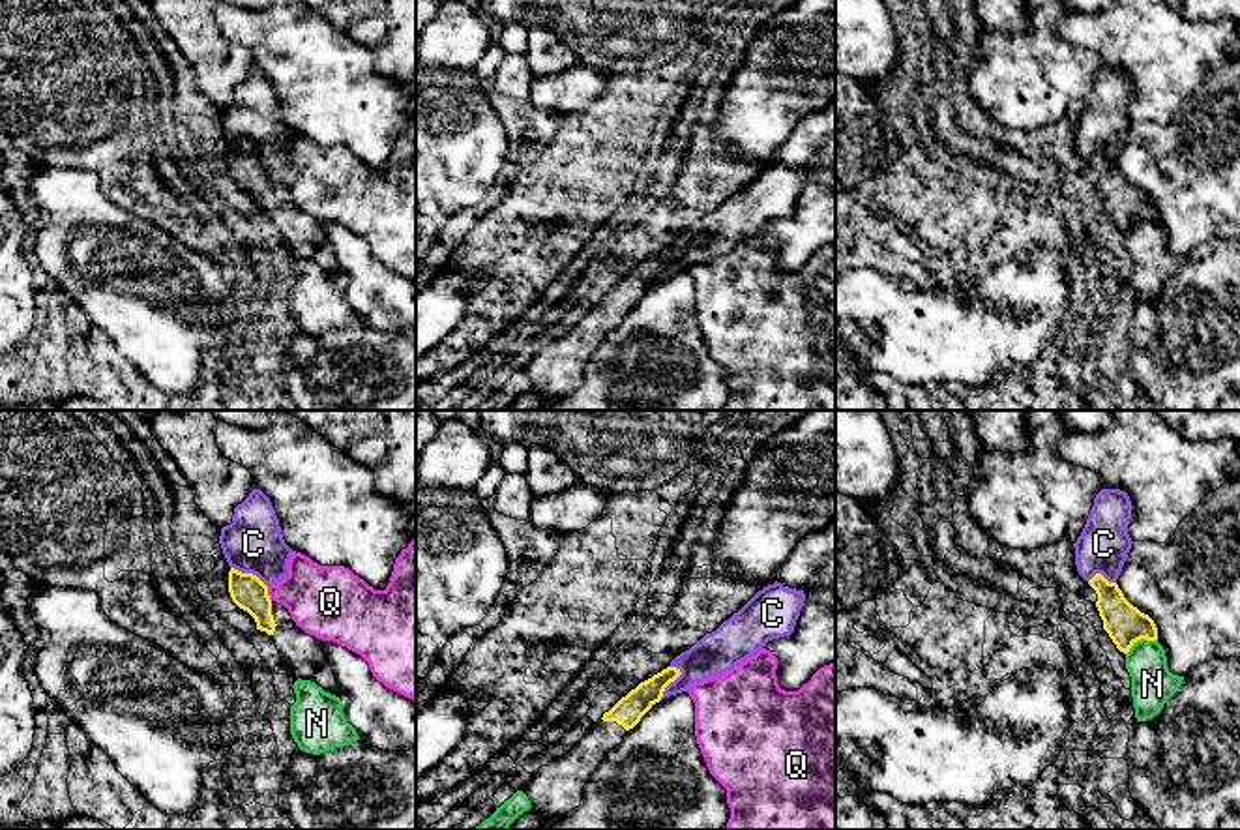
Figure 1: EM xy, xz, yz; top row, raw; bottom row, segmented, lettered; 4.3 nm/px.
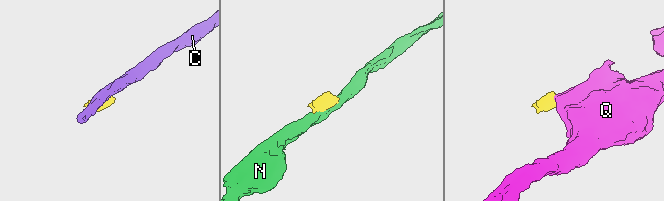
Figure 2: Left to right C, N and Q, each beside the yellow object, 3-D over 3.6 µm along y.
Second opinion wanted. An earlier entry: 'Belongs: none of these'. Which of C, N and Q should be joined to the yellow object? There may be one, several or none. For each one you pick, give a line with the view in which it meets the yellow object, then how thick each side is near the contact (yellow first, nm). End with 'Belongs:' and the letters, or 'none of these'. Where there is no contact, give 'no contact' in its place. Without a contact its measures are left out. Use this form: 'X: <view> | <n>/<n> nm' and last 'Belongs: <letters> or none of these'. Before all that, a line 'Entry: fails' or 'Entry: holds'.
Entry: holds
Belongs: none of these

